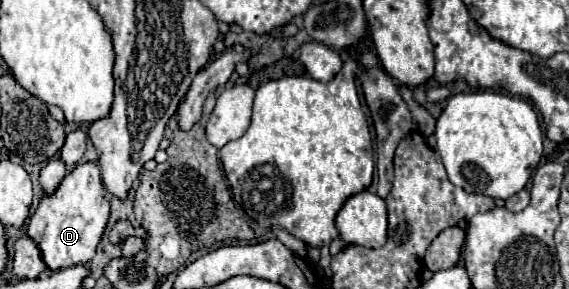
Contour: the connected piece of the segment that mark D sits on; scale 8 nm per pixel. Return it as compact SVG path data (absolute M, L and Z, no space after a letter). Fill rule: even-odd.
M78 164L72 172L68 172L58 188L44 196L40 204L36 206L30 224L28 224L28 236L40 250L40 256L48 270L56 272L60 268L86 264L102 238L102 232L106 228L110 216L110 204L106 196L106 188L100 180L98 164Z

